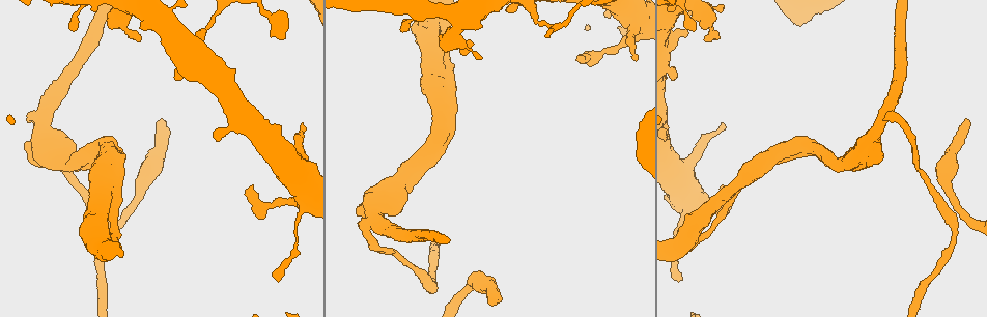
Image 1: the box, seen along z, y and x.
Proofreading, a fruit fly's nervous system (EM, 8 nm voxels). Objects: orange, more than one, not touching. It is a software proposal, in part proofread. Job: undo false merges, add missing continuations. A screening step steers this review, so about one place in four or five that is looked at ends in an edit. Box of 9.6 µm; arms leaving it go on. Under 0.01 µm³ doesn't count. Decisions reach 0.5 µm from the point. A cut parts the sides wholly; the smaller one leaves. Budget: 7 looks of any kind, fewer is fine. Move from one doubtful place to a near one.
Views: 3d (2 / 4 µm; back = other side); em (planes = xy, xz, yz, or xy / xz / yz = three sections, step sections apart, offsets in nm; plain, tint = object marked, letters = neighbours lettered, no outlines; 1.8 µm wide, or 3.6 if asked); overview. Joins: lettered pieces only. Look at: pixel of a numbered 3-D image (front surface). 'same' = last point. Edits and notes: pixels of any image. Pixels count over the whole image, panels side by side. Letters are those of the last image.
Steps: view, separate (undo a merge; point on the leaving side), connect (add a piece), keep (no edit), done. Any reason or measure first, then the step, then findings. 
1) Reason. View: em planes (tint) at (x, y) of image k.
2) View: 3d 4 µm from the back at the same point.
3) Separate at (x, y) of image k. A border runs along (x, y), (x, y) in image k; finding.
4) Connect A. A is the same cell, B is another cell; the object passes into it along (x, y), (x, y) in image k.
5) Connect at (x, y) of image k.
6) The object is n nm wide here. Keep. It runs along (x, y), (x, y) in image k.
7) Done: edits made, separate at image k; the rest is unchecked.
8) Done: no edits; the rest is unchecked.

Sudden change in width. View: em planes (letters) at (476, 282) of image 1.

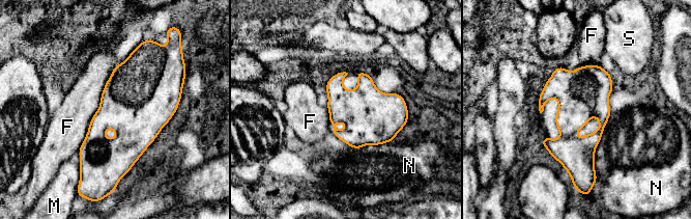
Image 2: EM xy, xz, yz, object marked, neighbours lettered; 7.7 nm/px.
Keep. F, M, N and S are other cells; a border runs along (113, 69), (78, 151) in image 2; all the same neuron.

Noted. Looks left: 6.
View: em yz step 16 (tint) at (161, 118) of image 1.

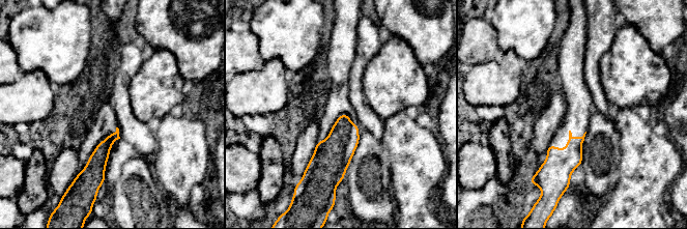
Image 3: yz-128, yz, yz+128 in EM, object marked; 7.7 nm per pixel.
Cut it another way. View: em planes (letters) at the same point.

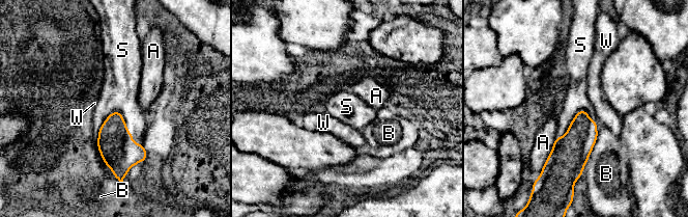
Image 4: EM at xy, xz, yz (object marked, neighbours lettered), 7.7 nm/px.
Connect at (577, 99) of image 4. S is the same cell, A, B and W are other cells; the object passes into it along (574, 147), (575, 115), (577, 99) in image 4; it goes on there.

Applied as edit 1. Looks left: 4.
See it whole again. View: overview.

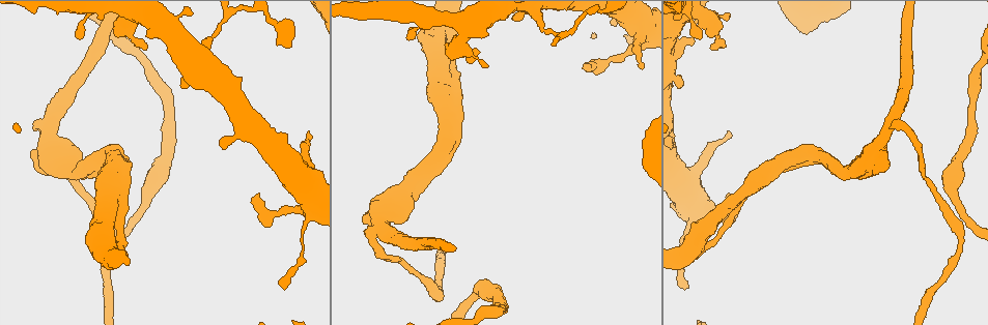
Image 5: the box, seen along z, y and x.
View: em planes (letters) at (892, 124) of image 5.

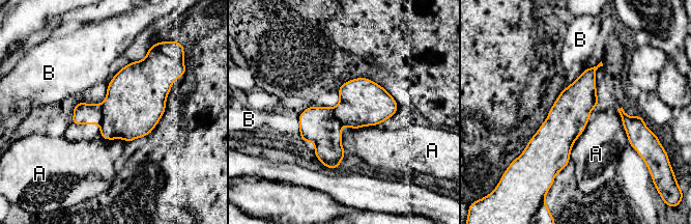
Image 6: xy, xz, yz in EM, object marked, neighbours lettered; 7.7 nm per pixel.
Keep. A and B are other cells; it runs along (593, 70), (554, 138), (554, 167) in image 6; all the same neuron.

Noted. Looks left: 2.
Done: edits made, connect at image 4; the rest is unchecked.

